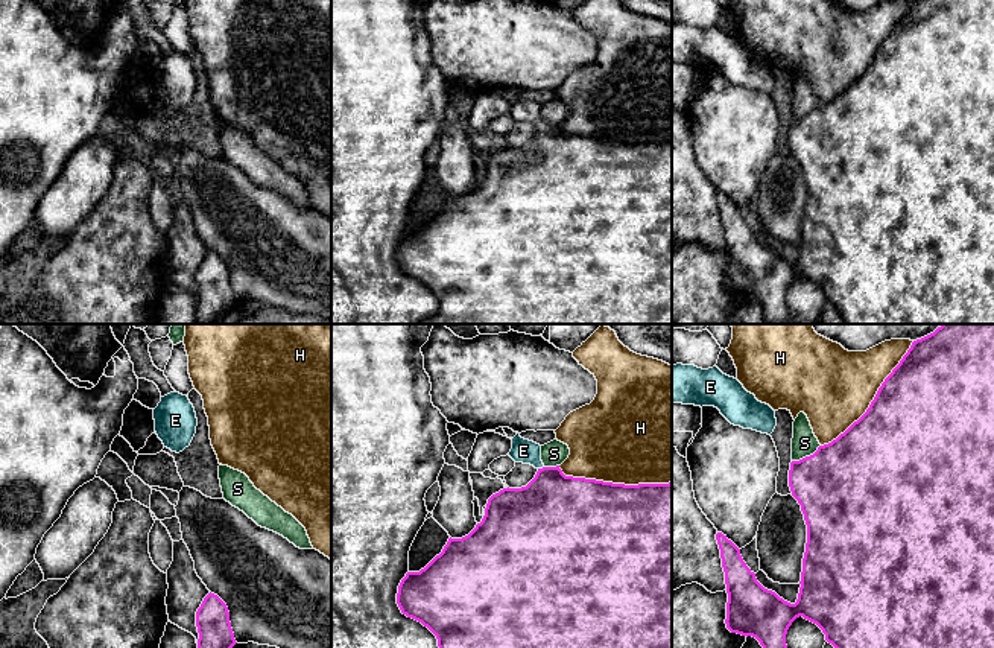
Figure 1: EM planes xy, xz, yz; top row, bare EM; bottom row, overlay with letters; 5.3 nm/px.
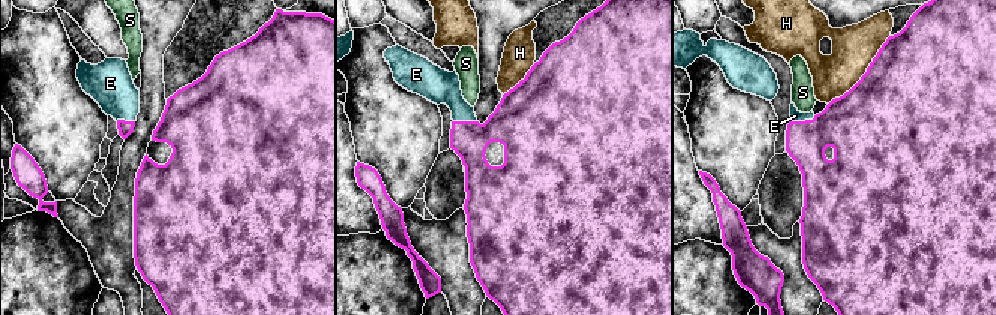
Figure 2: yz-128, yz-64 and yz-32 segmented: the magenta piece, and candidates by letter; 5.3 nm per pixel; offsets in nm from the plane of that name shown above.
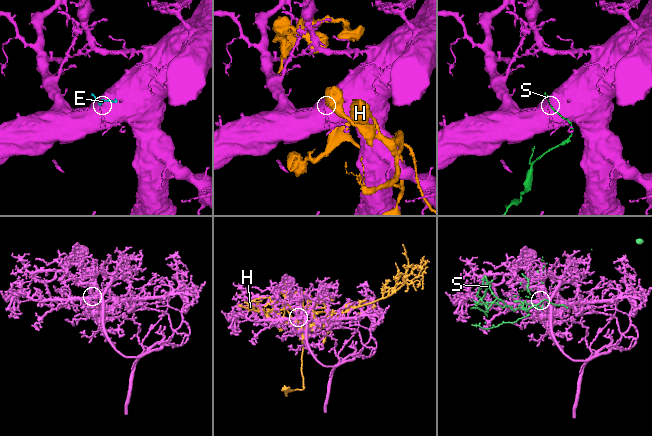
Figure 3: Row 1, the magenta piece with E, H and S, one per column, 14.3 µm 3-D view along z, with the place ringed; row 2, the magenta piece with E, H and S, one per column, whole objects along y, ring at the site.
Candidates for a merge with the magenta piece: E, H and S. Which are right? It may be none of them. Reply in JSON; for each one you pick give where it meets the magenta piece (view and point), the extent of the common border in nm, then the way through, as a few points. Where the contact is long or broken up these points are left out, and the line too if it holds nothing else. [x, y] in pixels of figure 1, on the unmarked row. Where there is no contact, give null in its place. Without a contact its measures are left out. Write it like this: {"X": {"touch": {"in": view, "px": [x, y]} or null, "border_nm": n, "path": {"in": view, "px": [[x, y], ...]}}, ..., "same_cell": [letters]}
{"E": {"touch": {"in": "xz", "px": [540, 128]}, "border_nm": 40}, "same_cell": ["E"]}

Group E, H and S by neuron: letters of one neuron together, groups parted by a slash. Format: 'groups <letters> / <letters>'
groups E / H / S

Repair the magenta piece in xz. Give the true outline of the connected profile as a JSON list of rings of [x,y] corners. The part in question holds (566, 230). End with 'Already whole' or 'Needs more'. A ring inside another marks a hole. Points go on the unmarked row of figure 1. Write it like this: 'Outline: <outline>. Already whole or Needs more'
Outline: [[[517,94],[509,116],[538,131],[521,148],[503,148],[488,158],[485,175],[462,198],[448,198],[442,211],[419,231],[407,231],[397,253],[403,274],[421,281],[438,298],[438,312],[416,324],[672,324],[672,141],[625,145],[565,135],[559,125],[546,126],[541,105]]]. Needs more

